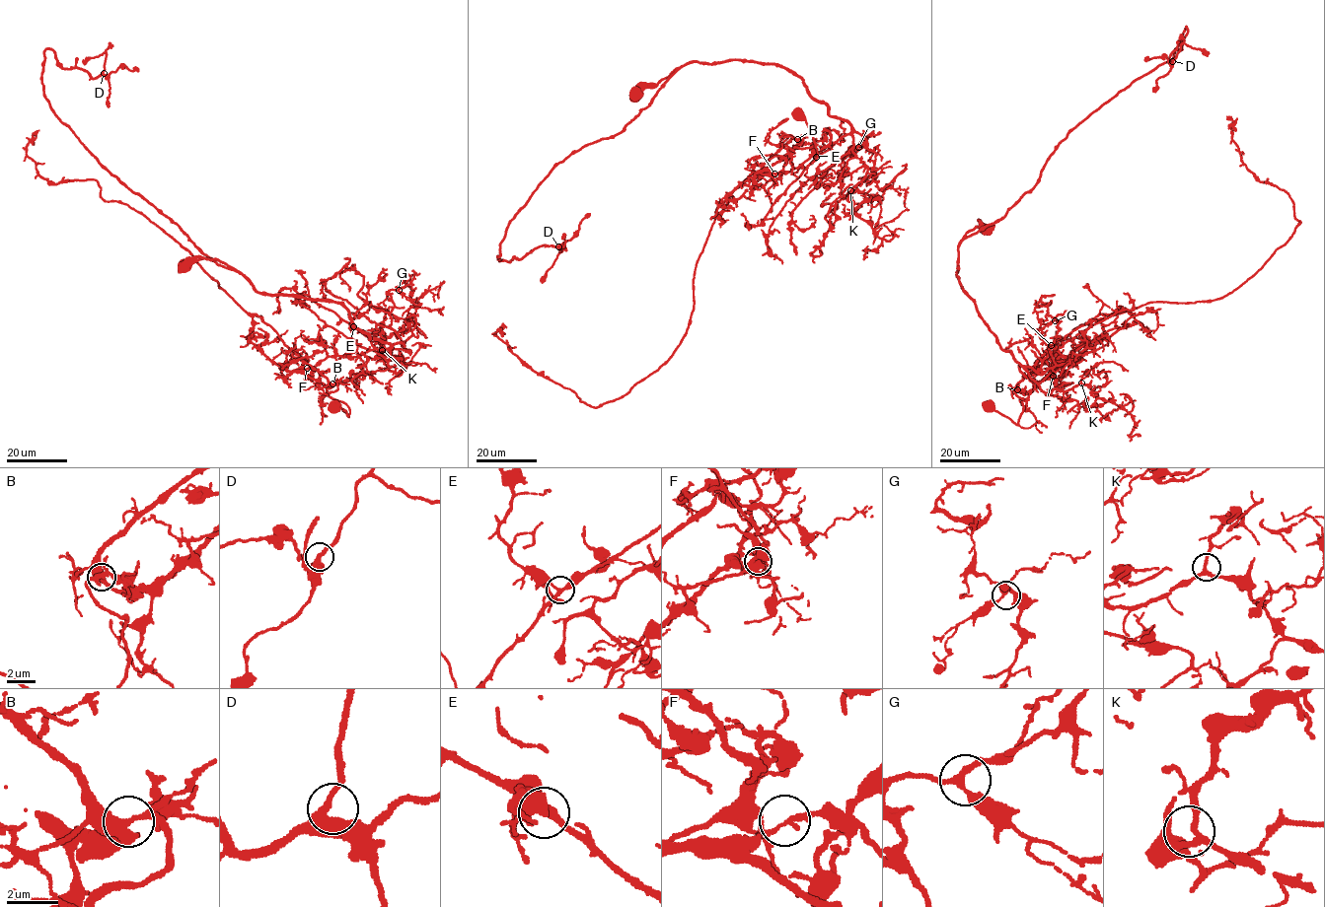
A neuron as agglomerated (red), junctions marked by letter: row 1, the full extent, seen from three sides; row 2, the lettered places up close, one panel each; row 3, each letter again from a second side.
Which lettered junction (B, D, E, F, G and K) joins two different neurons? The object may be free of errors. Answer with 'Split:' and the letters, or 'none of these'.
Split: F

